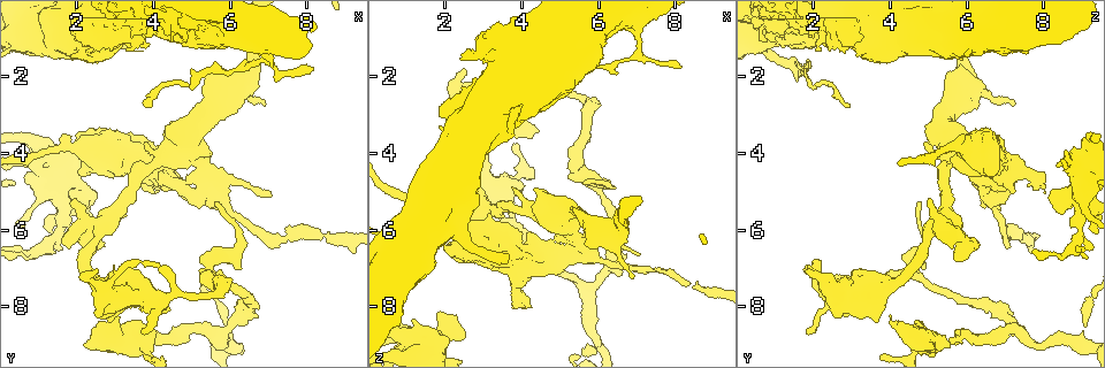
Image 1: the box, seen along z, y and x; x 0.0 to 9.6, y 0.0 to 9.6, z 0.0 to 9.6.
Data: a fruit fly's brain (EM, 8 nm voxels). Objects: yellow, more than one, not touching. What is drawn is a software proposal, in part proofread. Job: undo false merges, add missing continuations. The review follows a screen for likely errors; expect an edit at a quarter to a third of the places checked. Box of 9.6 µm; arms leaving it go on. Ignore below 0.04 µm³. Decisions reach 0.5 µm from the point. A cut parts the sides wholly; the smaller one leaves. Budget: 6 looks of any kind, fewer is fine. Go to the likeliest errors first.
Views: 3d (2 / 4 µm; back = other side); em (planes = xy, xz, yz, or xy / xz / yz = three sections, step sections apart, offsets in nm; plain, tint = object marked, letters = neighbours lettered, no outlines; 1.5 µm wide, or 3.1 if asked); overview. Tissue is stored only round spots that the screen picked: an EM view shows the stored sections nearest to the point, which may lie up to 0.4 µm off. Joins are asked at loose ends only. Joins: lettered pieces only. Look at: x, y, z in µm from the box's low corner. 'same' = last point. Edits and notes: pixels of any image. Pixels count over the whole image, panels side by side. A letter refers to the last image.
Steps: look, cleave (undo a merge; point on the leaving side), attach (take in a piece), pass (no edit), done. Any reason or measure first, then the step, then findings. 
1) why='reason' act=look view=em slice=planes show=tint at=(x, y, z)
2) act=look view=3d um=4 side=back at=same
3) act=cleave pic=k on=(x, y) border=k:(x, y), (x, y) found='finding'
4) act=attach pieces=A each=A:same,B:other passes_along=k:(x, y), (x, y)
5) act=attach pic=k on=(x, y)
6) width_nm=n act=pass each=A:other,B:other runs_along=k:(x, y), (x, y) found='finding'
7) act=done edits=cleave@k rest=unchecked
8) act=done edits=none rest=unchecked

why='sudden change in width' act=look view=3d um=4 at=(7.00, 1.10, 0.60)

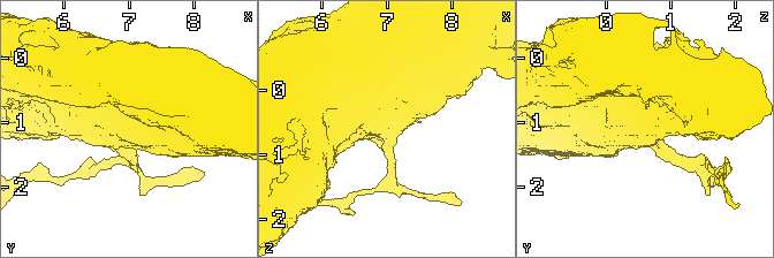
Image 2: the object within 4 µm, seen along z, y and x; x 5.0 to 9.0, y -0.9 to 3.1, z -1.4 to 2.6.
why='need the tissue' act=look view=em slice=planes show=letters at=same

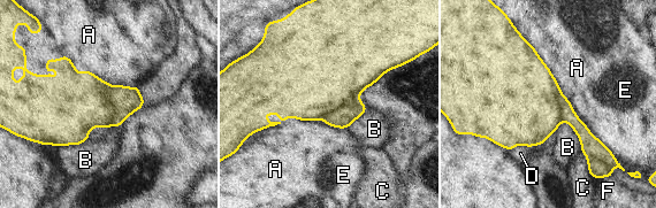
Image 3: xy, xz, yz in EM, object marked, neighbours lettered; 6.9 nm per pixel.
act=cleave pic=3 on=(343, 117) each=A:other,B:other,C:other,D:other,E:other,F:other part_leaving=3:(563, 99), (569, 116), (596, 155) found='two neurons meet here'

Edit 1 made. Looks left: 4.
why='branch stops here' act=look view=3d um=2 side=back at=(8.10, 1.75, 1.75)

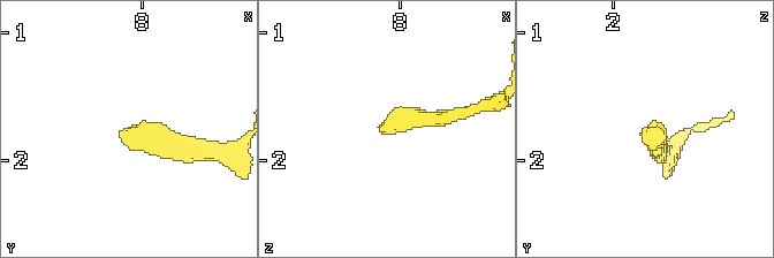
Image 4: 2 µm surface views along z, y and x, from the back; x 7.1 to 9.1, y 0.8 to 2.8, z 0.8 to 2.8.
act=look view=em slice=yz step=4 show=tint at=(8.12, 1.76, 1.76)

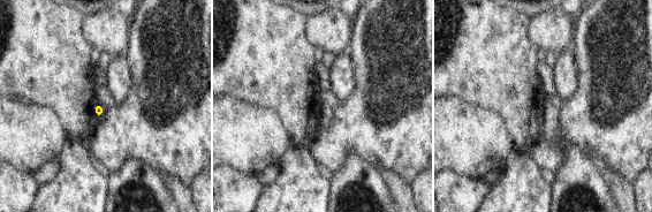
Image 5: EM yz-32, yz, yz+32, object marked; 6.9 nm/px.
why='cut it another way' act=look view=em slice=planes show=letters at=same

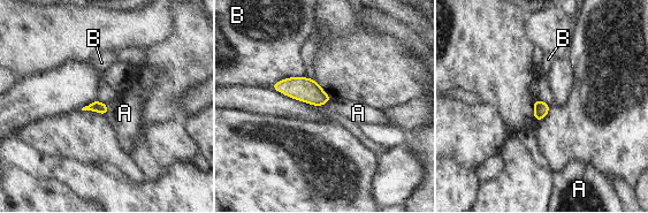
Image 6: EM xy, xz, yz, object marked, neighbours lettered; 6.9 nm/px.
width_nm=80 act=pass each=A:other,B:other border=6:(108, 106), (106, 114) found='none of them fits'

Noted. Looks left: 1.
act=done edits=cleave@3 rest=unchecked

